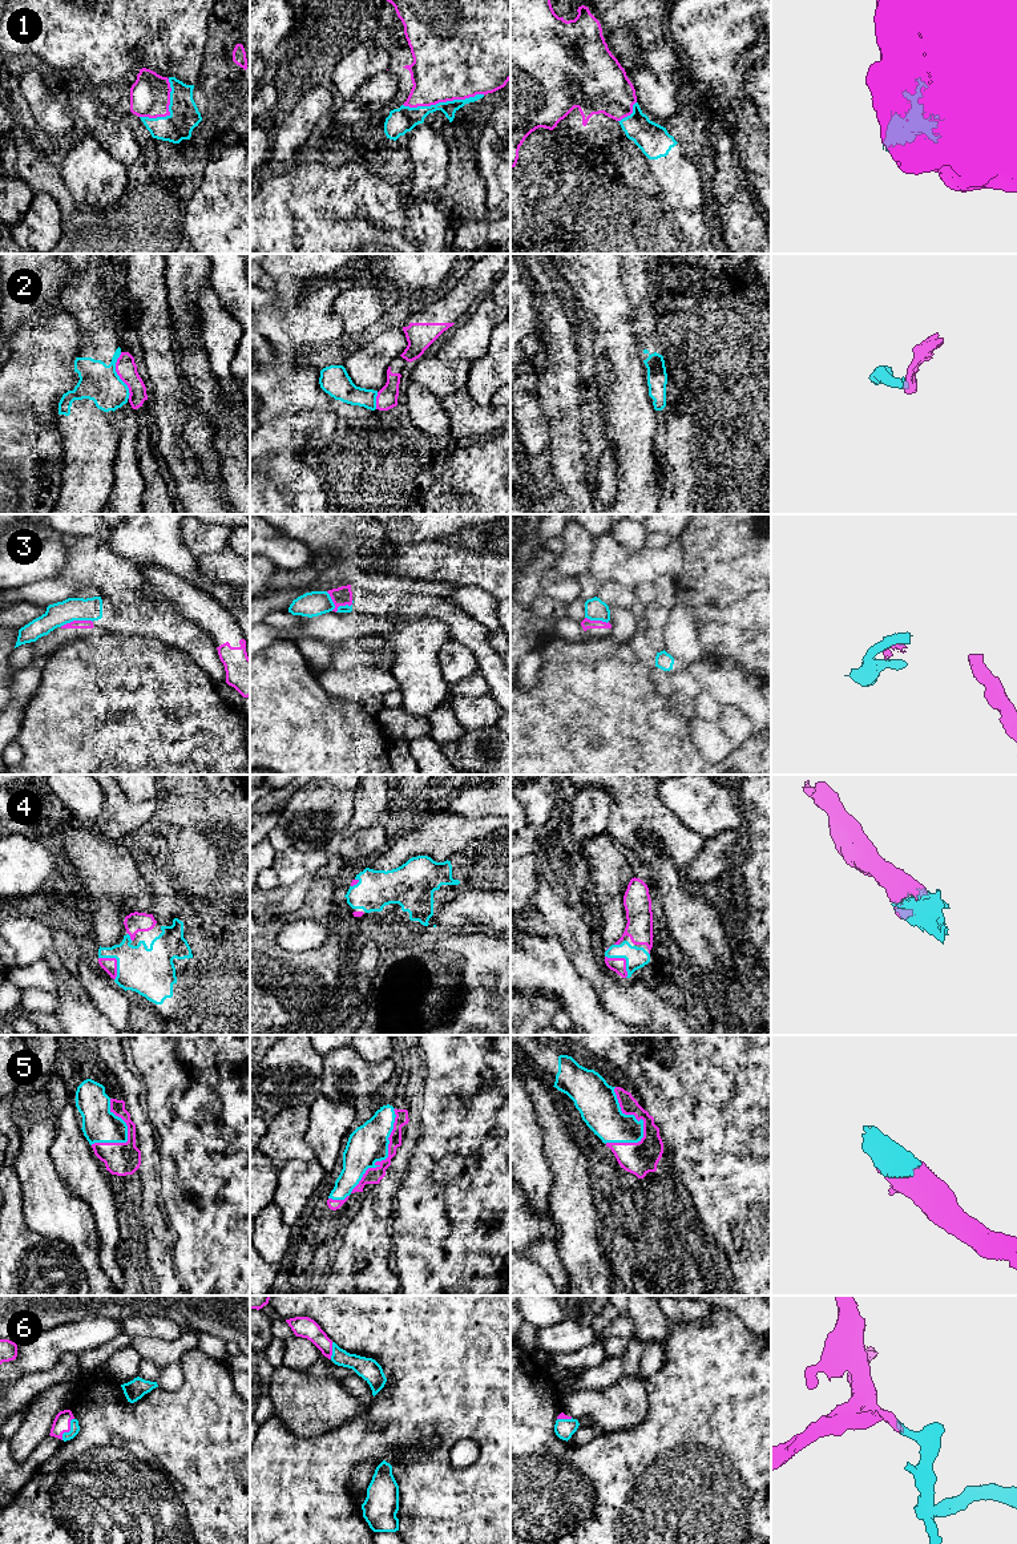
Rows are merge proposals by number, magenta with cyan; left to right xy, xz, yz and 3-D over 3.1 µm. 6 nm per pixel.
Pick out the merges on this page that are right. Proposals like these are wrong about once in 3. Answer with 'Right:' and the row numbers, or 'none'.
Right: 1, 4, 5, 6

